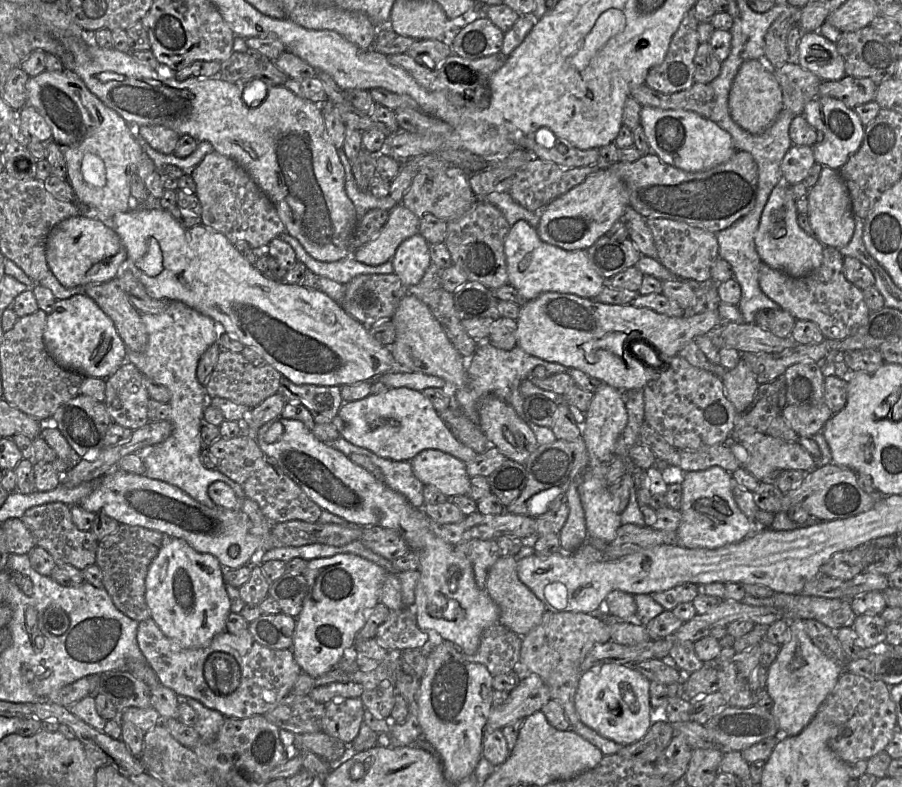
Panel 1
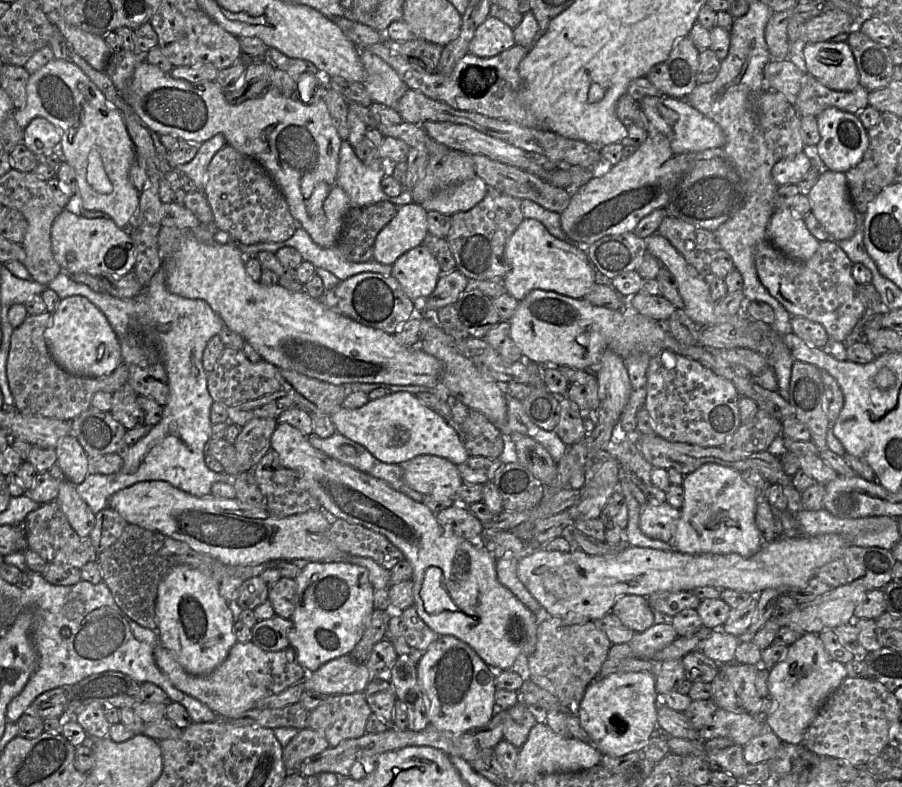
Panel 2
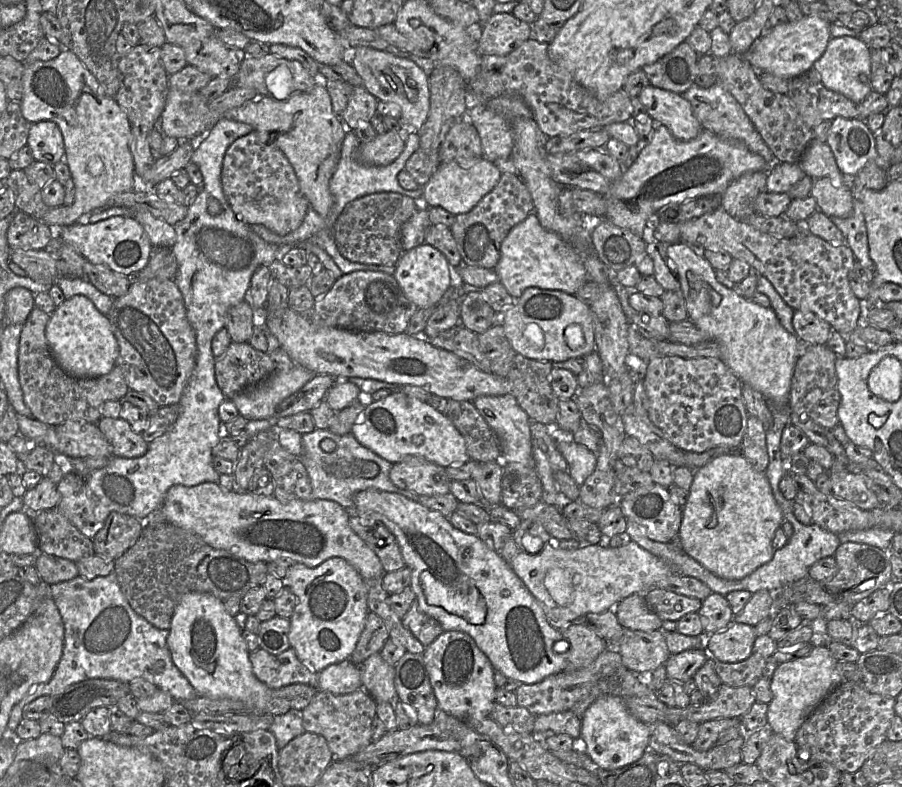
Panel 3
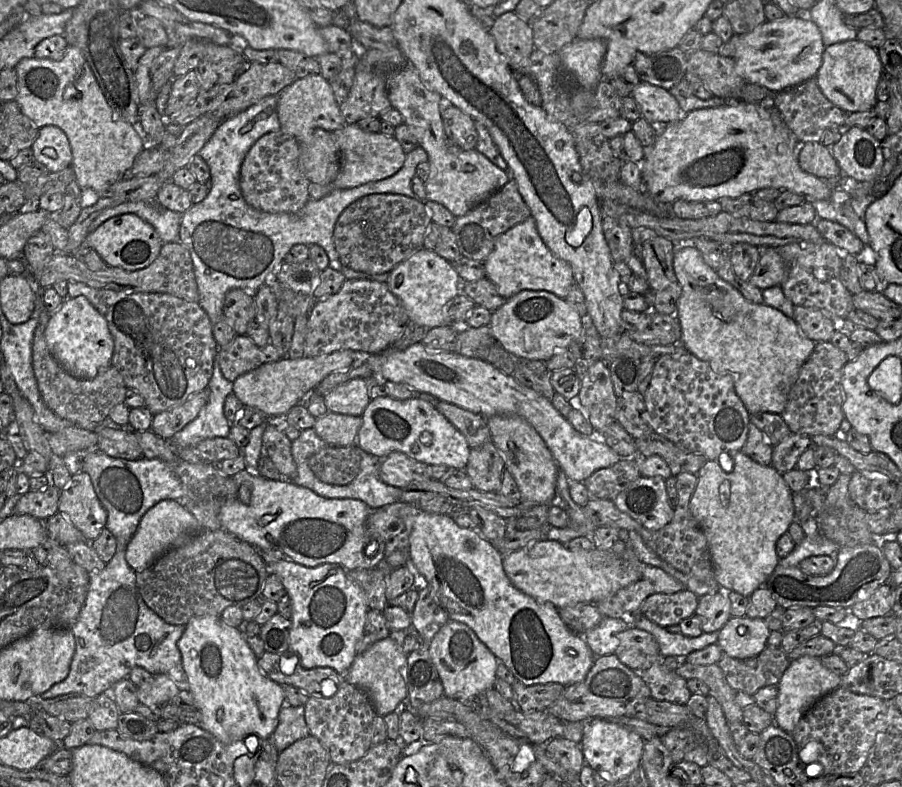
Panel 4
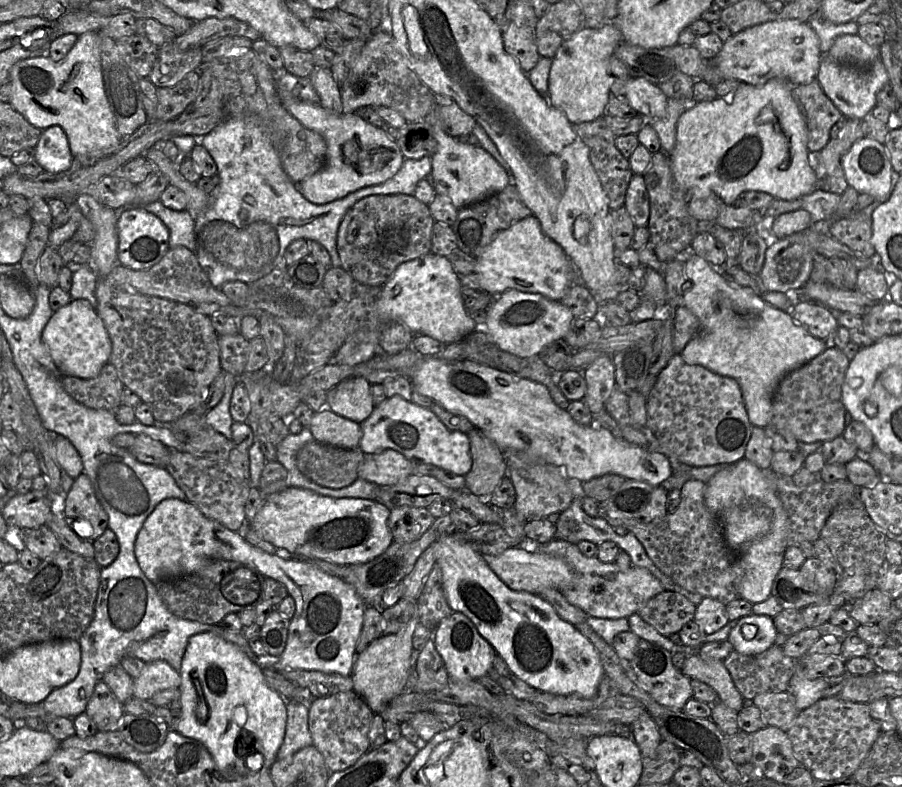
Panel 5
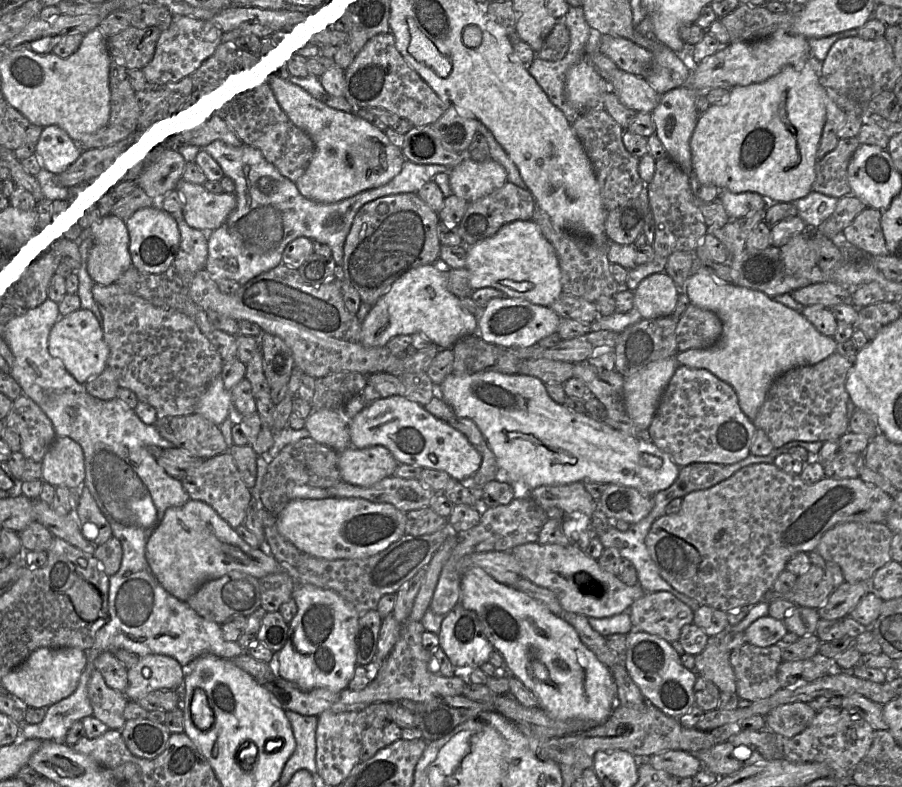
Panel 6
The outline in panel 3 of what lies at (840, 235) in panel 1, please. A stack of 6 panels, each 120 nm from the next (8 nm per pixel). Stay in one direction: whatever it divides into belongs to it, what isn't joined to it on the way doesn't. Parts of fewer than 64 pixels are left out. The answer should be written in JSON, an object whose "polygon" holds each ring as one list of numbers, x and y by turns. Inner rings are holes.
{"polygon":[[829,178,814,180,810,196,828,217,847,218,853,212,852,189,847,185,836,187]]}

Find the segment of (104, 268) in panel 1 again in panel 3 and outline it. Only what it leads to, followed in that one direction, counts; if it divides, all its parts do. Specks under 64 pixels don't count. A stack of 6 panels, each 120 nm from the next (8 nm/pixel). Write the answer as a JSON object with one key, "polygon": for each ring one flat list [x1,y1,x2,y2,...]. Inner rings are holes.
{"polygon":[[113,216,96,223,78,222,55,230,56,235,74,246,89,262,97,265,105,265,114,272,128,276,134,276,148,264,153,250,152,243,143,226,132,217]]}

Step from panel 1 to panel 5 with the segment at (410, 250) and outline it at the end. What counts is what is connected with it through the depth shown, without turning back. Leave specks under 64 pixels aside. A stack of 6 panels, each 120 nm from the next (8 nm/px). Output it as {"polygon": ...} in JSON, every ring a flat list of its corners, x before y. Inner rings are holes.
{"polygon":[[428,253,399,265,387,282,376,301,378,314,383,320,390,320,407,327,414,335,427,335,443,344,463,340,476,330,477,325,470,318,463,306,463,295,460,291,460,276,453,270,447,257]]}

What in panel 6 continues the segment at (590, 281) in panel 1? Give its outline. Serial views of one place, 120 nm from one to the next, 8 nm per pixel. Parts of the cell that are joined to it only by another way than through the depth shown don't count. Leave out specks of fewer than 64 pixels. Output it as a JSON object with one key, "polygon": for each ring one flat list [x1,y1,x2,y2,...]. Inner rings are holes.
{"polygon":[[531,219,528,221,513,221,509,224,502,226,494,235,486,238,474,245,466,247,466,269,469,271,469,283,472,290,477,290,484,287,491,287,502,291,507,297,525,299,533,304,549,307,562,293,561,285,561,272,557,254,554,247,543,236,539,226]]}

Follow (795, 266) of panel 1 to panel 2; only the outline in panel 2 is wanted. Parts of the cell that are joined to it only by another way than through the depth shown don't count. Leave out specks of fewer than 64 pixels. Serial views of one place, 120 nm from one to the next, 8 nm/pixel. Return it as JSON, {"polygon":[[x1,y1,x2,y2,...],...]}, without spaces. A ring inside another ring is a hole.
{"polygon":[[792,207,775,209,767,226,767,240,784,255,800,262,809,260,820,245]]}

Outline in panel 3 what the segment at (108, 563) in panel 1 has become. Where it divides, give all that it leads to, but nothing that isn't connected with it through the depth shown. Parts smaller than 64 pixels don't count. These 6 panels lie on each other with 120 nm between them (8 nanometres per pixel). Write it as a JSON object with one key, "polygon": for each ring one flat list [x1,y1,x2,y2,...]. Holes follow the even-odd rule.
{"polygon":[[159,519,141,520,142,531,137,541,120,557,114,559,114,572,122,593,131,608,158,629,169,630,171,620,182,597,191,592,209,593,225,601,242,597,252,588,261,586,268,574,266,562,251,562,234,554,209,546,199,535]]}

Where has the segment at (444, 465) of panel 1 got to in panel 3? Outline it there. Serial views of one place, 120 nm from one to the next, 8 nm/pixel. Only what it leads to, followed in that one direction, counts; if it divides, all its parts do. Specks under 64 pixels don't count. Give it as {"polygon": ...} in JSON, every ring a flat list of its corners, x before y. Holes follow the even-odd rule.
{"polygon":[[406,456,394,463,389,477,398,488,419,496,447,494,452,481,444,467,419,456]]}

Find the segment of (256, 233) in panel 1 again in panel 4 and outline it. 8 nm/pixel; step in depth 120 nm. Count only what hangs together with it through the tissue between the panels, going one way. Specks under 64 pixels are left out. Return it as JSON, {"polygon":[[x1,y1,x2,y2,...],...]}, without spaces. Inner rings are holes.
{"polygon":[[283,130,261,136,247,152,240,169,240,189,255,209,270,213,294,213,310,199,311,182,299,166,300,144]]}

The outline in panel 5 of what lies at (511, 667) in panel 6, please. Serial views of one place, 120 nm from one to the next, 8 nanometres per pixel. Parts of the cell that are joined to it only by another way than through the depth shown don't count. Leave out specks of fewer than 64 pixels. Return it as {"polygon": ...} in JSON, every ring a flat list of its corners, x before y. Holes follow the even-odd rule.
{"polygon":[[448,532,434,542,434,553,436,565,441,568,443,590,450,608,454,612,465,614,474,623,481,636,486,639,494,648,496,653,505,660,513,675,540,692,557,695,577,694,583,698,592,698,596,695,600,681,605,675,605,671,601,665,599,655,594,645,573,624,560,618,550,603,544,600,540,595,510,589,489,567,485,556,454,532]]}

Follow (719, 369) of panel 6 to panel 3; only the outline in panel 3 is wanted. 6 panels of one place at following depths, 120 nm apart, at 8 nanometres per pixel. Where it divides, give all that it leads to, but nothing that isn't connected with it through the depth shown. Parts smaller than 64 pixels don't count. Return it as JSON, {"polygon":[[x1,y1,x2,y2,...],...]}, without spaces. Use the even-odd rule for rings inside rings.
{"polygon":[[683,241,671,244,667,247,667,255,679,277,688,319,719,345,721,360,743,384,750,385,764,396,771,412,774,406,788,406,795,366,802,356,802,344,798,336,789,333,782,326,772,307,760,306,719,283,716,279,716,271,702,253,692,246]]}

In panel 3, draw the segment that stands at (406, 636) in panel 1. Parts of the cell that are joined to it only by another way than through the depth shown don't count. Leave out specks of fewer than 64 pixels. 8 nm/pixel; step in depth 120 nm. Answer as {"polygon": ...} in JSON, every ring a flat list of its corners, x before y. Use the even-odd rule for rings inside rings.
{"polygon":[[416,599,413,601,409,611,401,621,403,626,407,628,426,648,444,631,438,620,421,610]]}

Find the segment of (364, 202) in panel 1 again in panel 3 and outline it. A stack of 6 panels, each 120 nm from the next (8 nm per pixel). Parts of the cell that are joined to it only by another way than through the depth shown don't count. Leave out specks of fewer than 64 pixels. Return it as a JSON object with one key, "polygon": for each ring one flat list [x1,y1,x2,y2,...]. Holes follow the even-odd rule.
{"polygon":[[348,130,343,141,342,151,336,171,330,179,329,189,333,197,333,205,325,217,326,228,333,230,339,215,343,209,350,202,364,197,366,195,381,193,381,192,394,192,414,199,415,203,420,206,422,203,423,188,417,190,405,190,398,182,398,174,405,167,409,158,419,150,419,134,413,130,408,130,404,133,405,148,402,154,388,166,374,166,361,162,358,159,359,142,355,135,355,131]]}

